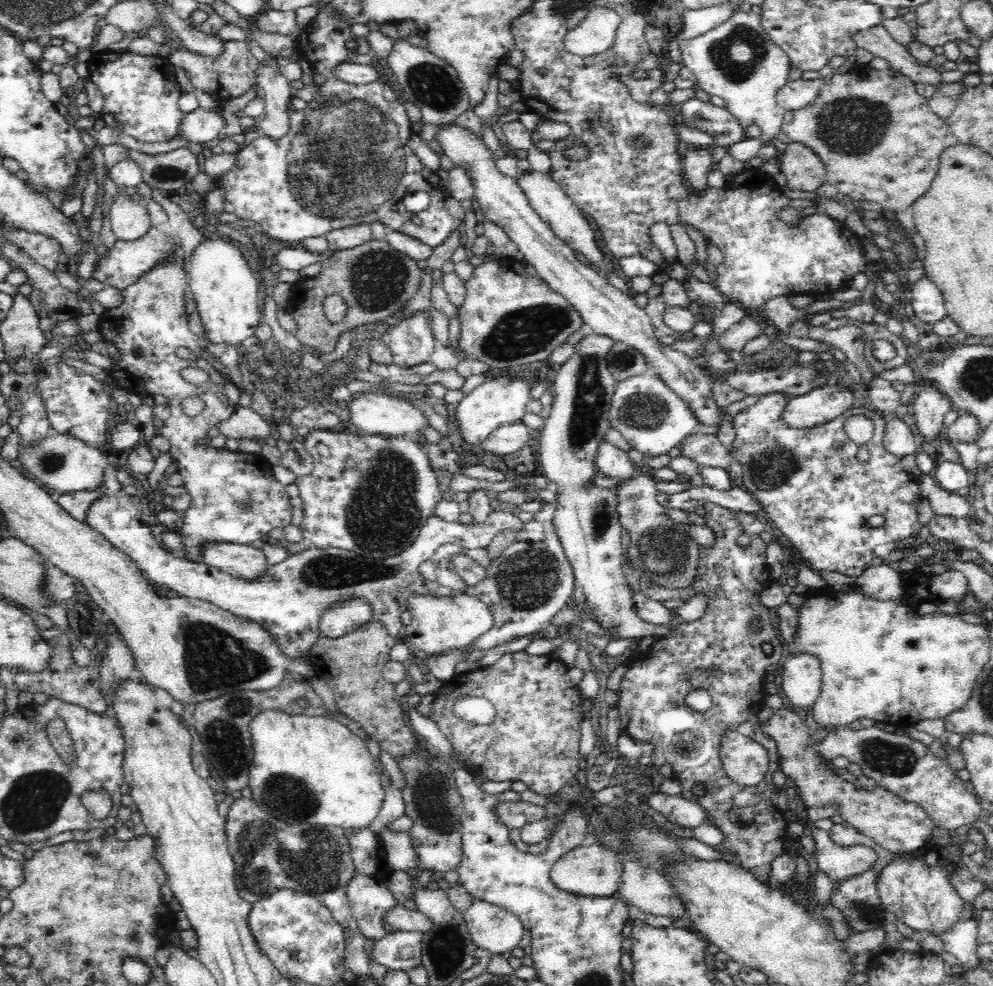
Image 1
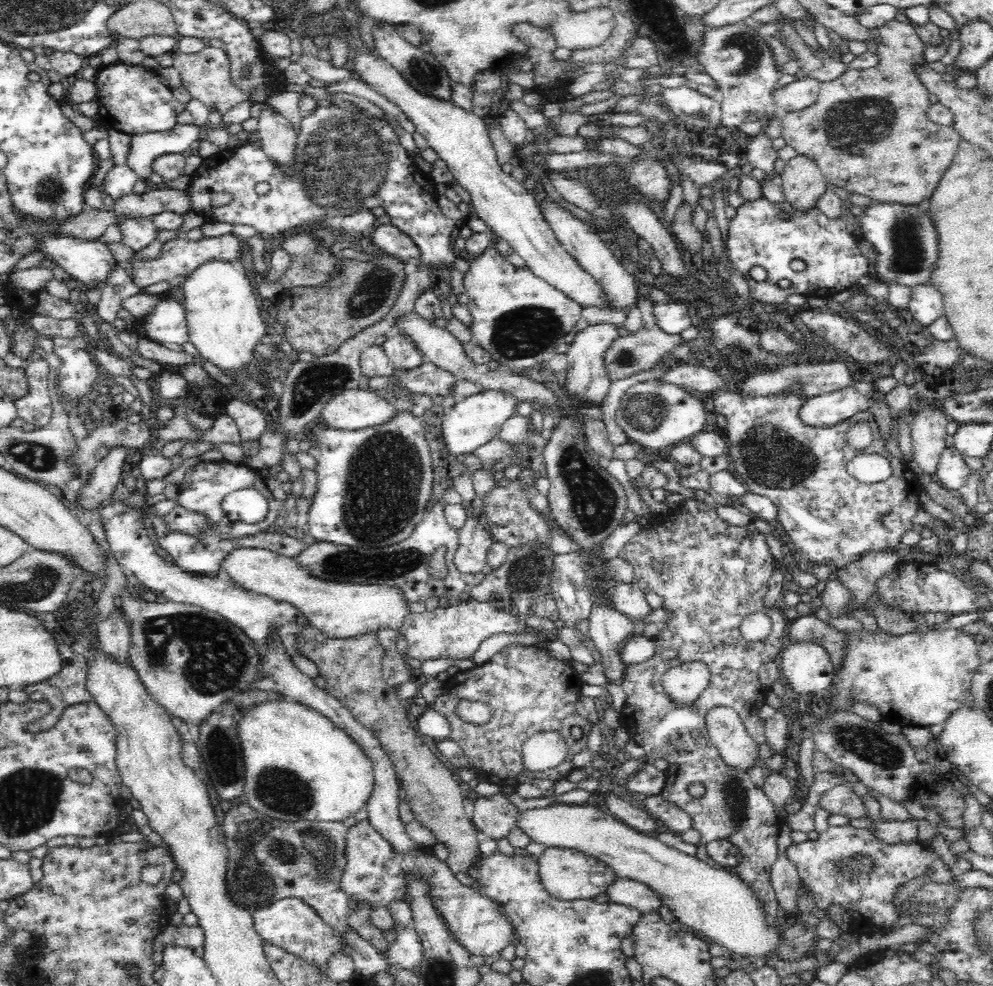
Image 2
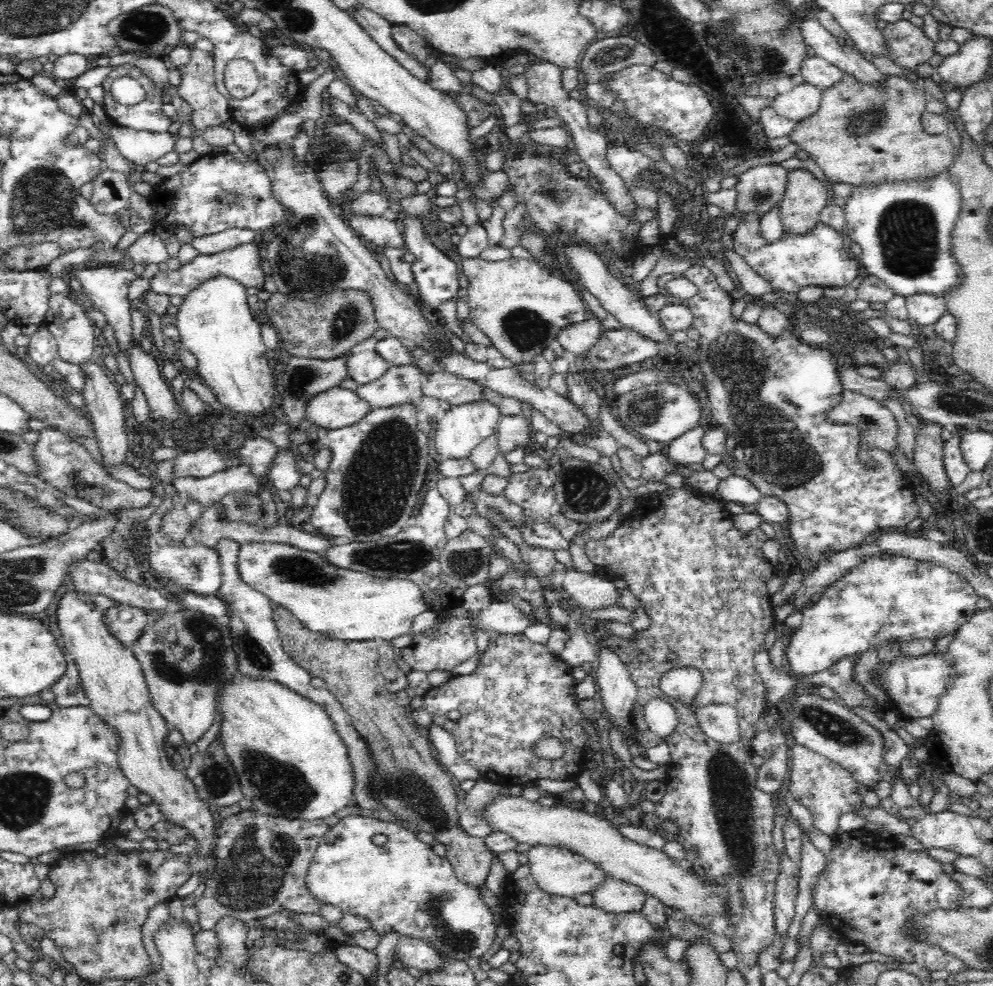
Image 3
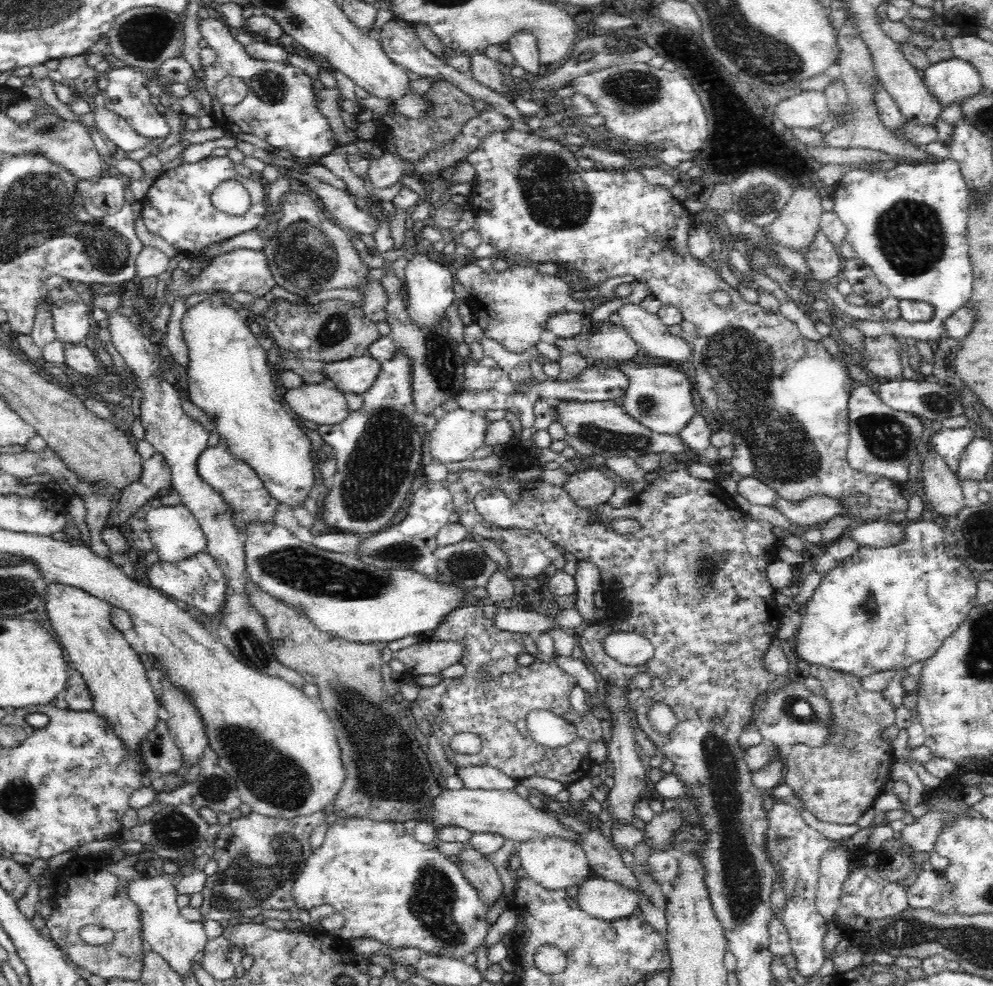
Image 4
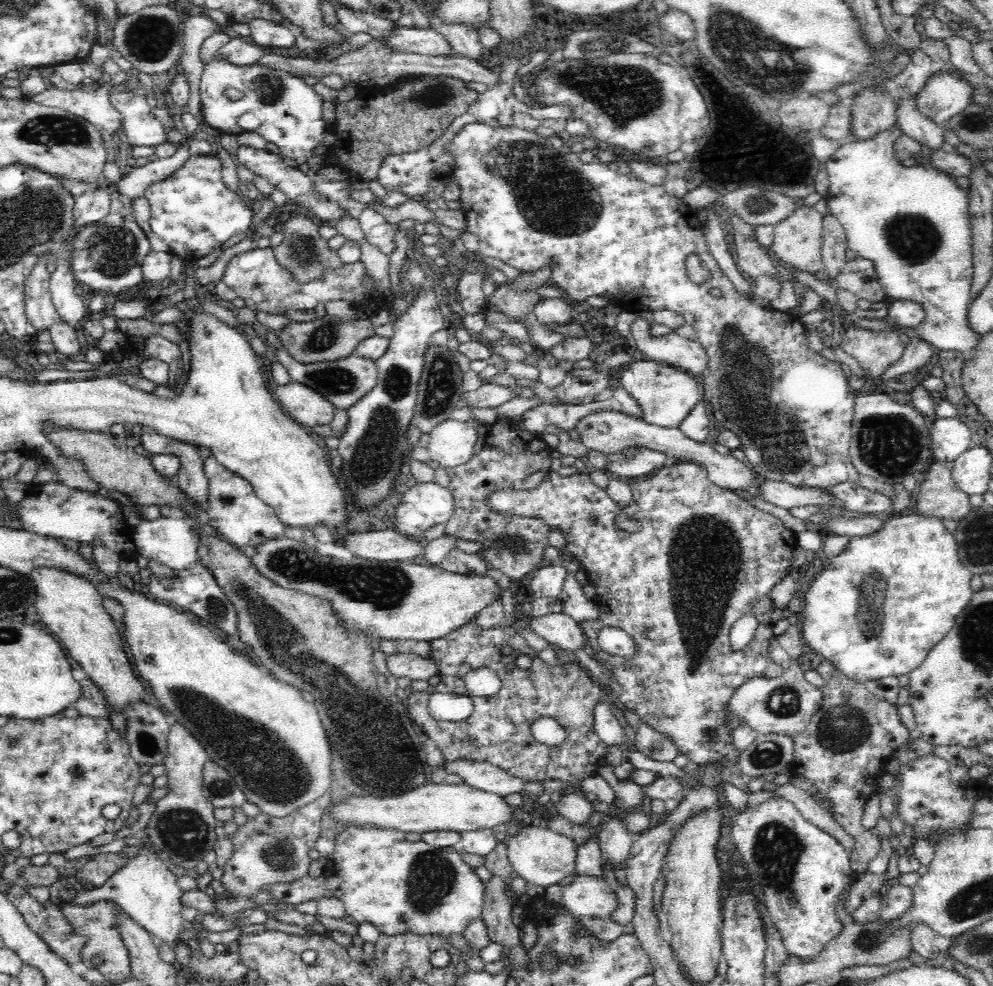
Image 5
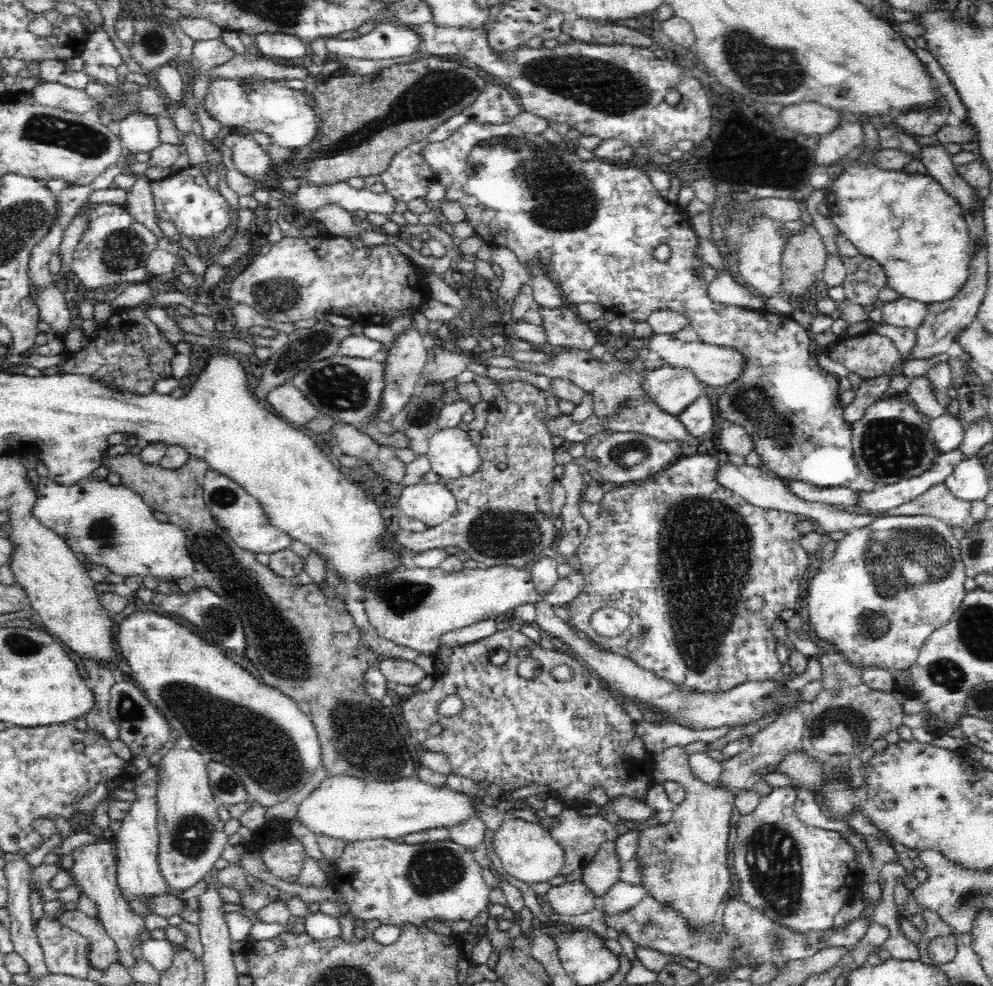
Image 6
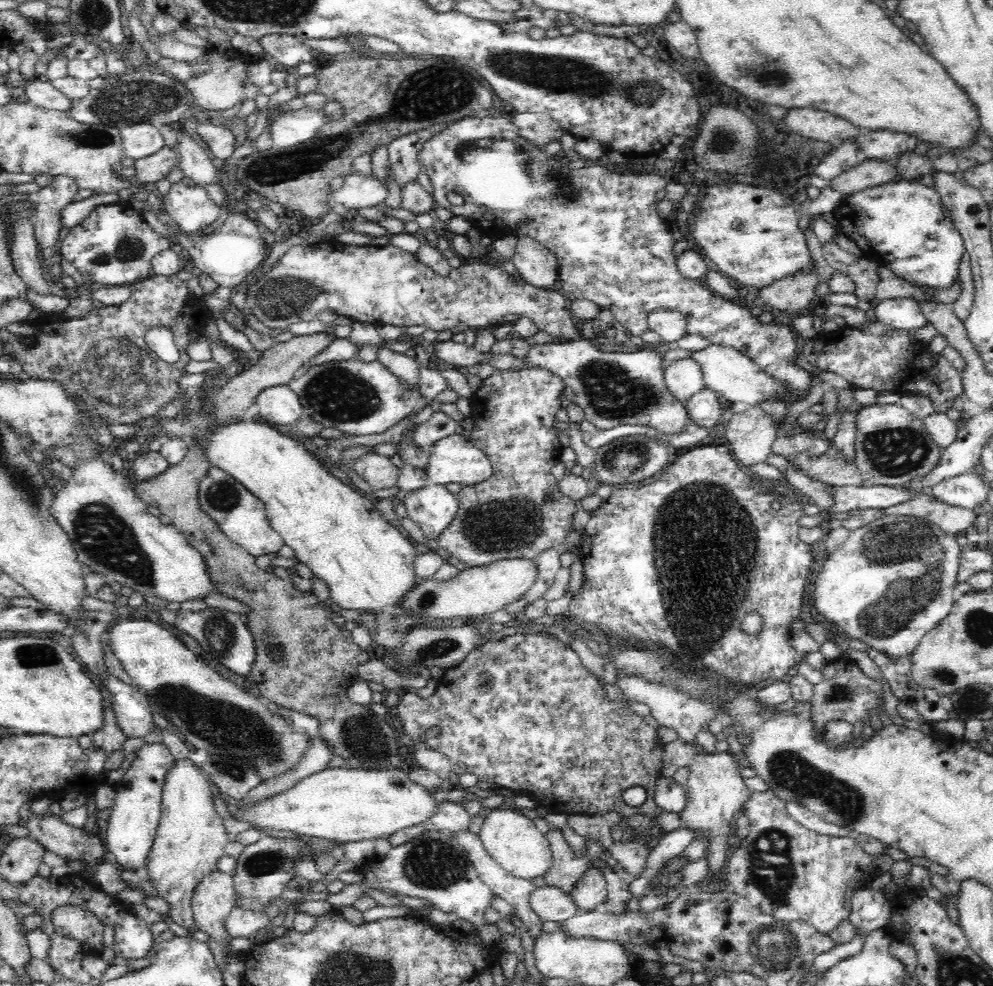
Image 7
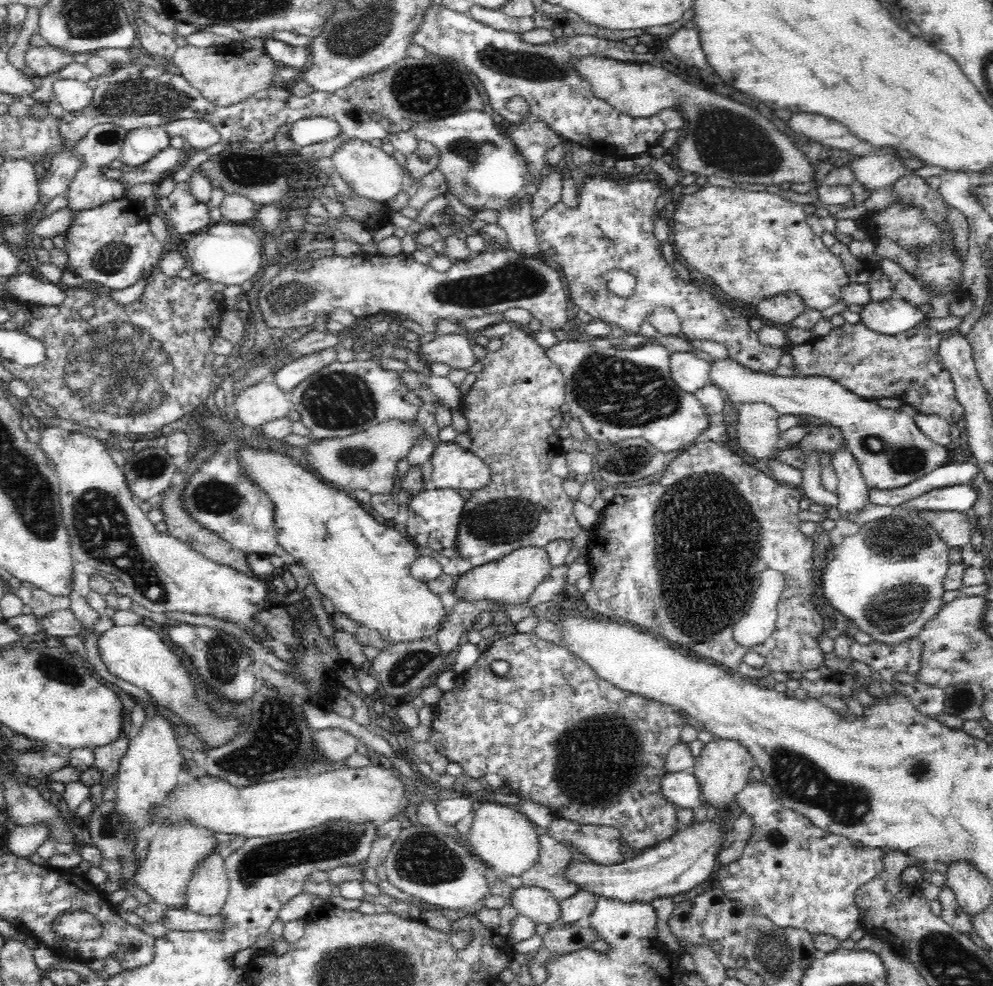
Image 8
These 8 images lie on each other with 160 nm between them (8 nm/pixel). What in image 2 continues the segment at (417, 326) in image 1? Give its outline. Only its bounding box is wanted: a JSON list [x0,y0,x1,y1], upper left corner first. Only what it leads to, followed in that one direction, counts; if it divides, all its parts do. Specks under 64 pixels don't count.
[382,332,423,369]

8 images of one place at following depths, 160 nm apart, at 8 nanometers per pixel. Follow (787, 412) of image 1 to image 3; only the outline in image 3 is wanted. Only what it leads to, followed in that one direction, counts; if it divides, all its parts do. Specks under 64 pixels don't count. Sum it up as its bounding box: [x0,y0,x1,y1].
[828,390,900,458]

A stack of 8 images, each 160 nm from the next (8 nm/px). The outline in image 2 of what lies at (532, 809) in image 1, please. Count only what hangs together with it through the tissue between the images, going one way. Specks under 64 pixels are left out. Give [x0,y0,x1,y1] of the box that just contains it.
[472,792,520,842]

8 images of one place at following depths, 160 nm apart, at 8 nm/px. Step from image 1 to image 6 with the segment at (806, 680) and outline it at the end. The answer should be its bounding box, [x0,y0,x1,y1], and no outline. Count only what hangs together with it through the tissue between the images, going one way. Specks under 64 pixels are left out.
[806,515,967,673]

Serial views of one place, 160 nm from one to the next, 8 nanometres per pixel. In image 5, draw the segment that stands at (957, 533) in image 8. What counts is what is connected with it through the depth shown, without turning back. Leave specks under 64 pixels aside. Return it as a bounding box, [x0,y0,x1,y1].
[916,461,971,521]

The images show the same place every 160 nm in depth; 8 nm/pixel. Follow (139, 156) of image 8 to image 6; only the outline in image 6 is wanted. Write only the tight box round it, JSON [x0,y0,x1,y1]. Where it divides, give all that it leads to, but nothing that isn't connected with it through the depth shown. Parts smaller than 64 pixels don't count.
[114,112,160,152]

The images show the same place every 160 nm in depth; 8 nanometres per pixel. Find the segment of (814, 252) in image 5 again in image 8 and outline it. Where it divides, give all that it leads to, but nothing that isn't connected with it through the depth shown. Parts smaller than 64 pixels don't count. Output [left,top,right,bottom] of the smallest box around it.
[756,293,806,328]

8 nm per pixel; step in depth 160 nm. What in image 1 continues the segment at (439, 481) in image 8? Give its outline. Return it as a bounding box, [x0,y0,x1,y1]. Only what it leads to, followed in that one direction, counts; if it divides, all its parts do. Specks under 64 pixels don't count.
[456,377,530,445]

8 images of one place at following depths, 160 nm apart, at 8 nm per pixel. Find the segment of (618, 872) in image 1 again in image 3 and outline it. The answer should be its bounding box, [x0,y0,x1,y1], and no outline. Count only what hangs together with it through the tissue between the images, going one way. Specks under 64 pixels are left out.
[527,846,607,897]

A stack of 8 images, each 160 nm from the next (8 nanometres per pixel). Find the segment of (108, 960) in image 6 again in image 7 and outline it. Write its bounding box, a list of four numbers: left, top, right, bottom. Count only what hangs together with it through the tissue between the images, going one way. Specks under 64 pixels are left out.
[51,904,104,957]

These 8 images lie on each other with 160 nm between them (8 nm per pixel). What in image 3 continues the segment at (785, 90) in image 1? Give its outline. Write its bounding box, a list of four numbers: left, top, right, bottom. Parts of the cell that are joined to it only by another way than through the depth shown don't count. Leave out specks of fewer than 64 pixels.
[771,83,821,122]

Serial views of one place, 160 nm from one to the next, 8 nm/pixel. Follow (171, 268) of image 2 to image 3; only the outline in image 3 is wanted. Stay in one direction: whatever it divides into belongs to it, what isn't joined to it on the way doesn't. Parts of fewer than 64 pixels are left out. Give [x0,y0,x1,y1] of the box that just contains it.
[150,242,264,297]

